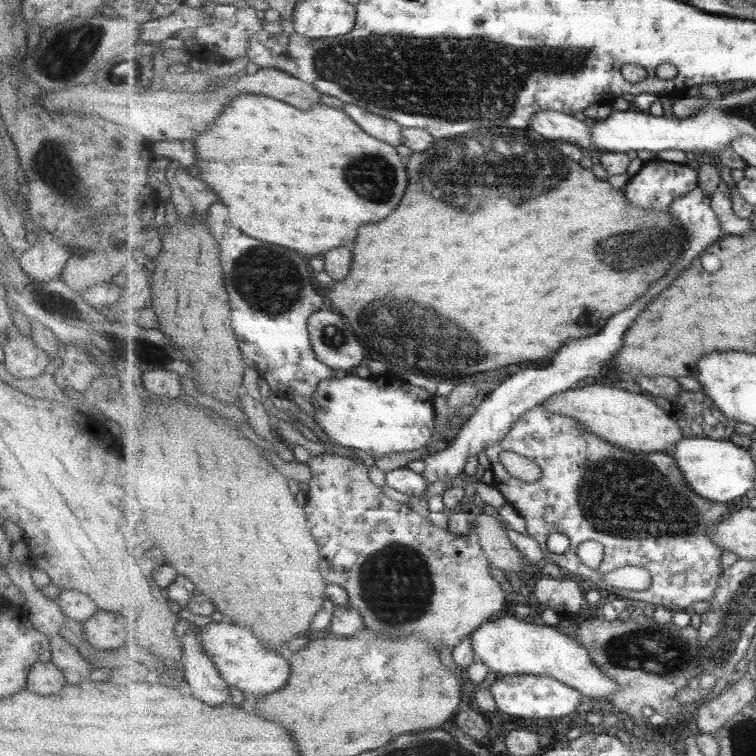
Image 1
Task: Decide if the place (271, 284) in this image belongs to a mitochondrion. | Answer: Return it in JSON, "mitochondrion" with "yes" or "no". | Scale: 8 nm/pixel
{"mitochondrion":"yes"}

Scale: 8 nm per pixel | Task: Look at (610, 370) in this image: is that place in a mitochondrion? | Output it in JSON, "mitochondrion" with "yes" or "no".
{"mitochondrion":"no"}

